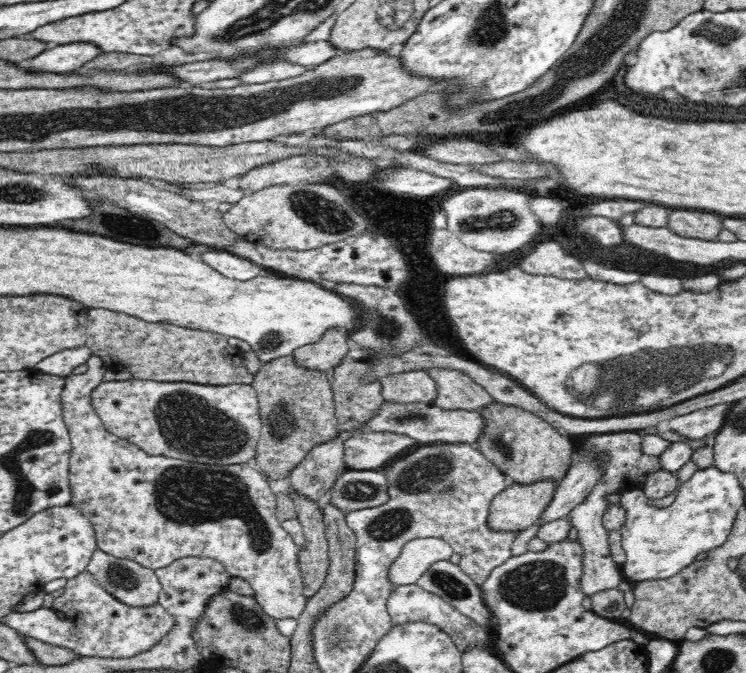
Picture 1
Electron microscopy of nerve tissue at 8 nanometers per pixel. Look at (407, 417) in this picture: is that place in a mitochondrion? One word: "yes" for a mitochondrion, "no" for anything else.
yes

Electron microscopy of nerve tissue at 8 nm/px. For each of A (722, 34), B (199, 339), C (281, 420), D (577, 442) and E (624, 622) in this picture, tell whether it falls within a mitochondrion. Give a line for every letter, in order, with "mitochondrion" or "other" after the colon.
A: mitochondrion
B: other
C: mitochondrion
D: other
E: other

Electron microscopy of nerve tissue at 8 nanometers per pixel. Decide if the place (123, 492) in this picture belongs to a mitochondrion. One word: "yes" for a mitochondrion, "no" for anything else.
no

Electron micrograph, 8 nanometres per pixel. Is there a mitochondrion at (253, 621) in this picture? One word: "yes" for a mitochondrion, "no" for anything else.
yes

